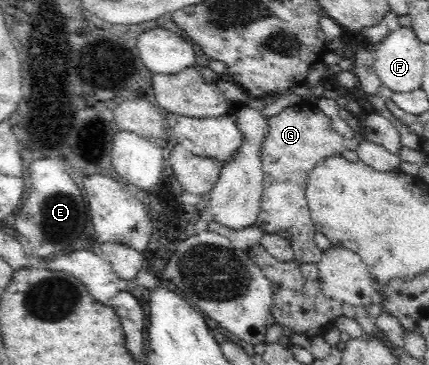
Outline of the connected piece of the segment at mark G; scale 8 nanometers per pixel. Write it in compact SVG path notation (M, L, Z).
M304 100L283 109L279 114L268 118L269 133L261 146L264 186L259 215L251 226L261 228L263 233L277 234L285 230L294 259L299 264L317 263L323 249L316 242L316 227L306 200L306 183L311 170L328 157L341 157L345 151L356 151L364 140L361 124L351 120L351 114L341 114L353 130L351 138L345 138L331 125L331 120L317 108L315 103Z

